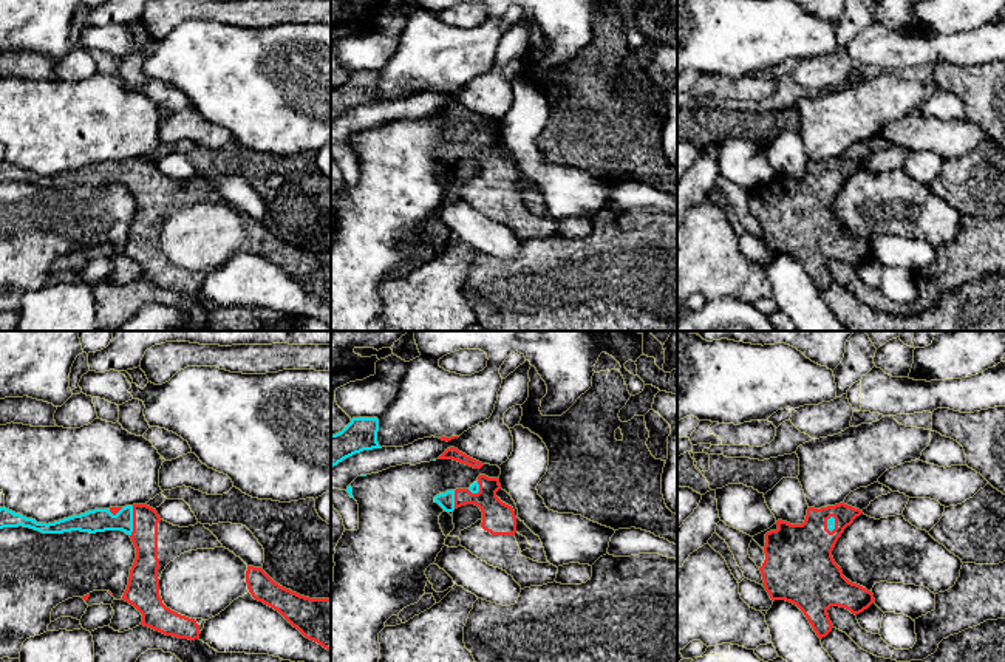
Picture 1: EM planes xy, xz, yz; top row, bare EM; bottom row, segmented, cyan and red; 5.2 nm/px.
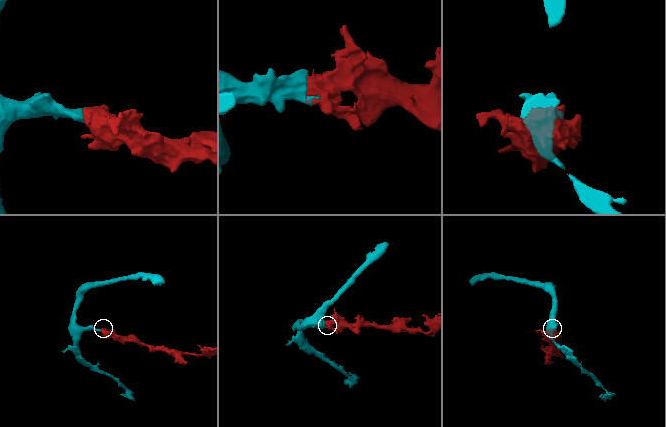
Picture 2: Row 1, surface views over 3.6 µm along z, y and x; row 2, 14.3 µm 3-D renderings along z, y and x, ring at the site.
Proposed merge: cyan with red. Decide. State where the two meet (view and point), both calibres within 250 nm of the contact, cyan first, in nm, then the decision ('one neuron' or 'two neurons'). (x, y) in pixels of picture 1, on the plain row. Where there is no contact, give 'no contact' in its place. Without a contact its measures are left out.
meets cyan in xy at (132, 175); 130 nm thick on the cyan side, 140 nm on the other; one neuron

